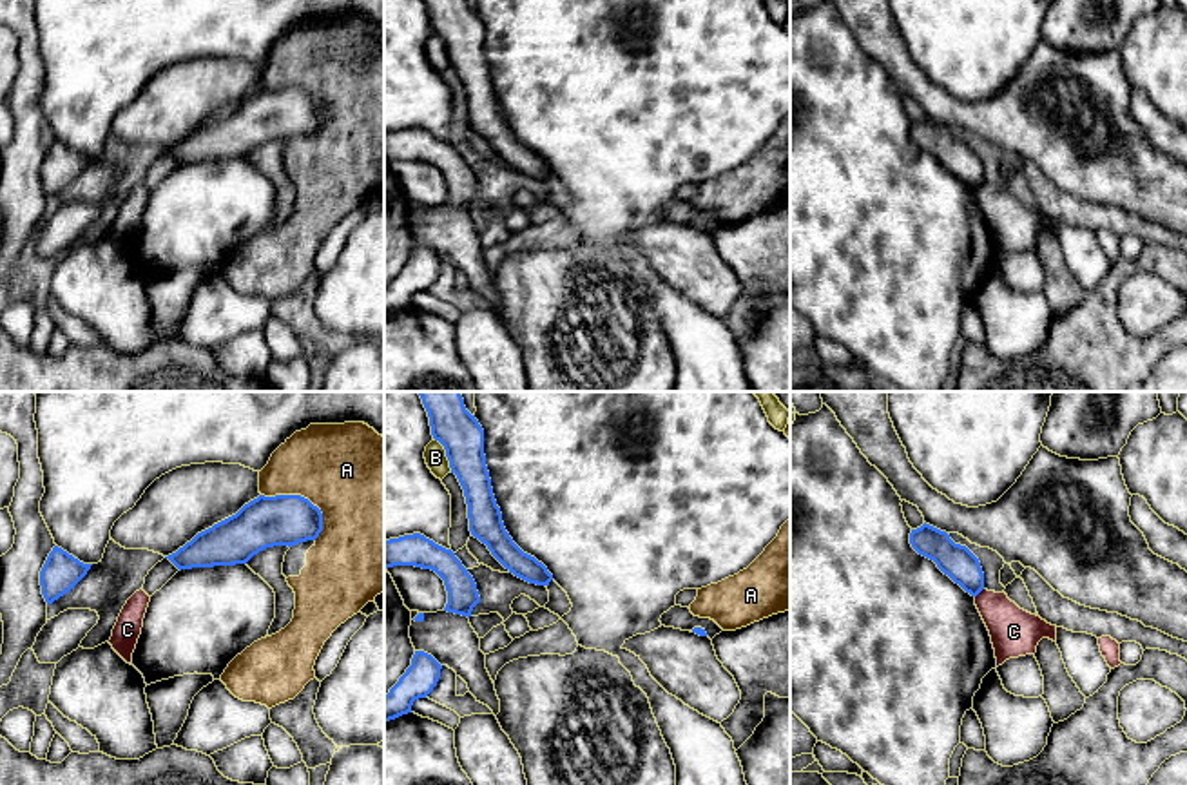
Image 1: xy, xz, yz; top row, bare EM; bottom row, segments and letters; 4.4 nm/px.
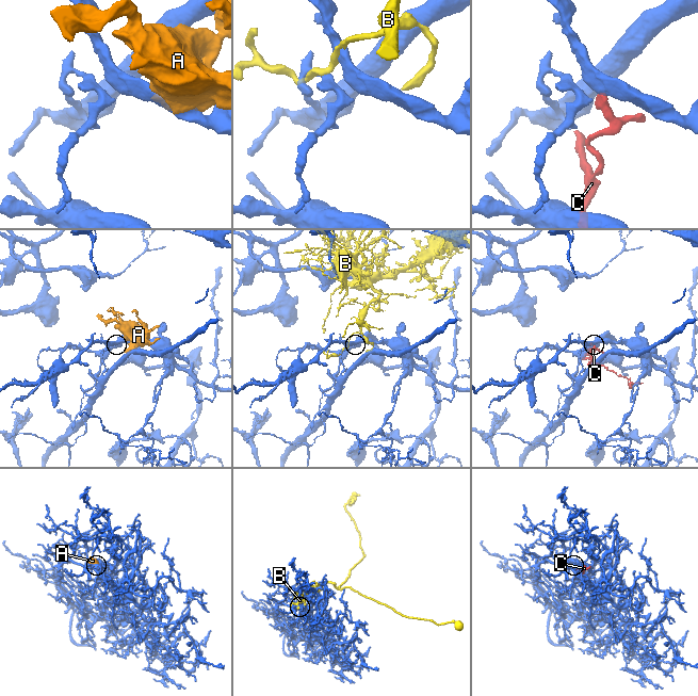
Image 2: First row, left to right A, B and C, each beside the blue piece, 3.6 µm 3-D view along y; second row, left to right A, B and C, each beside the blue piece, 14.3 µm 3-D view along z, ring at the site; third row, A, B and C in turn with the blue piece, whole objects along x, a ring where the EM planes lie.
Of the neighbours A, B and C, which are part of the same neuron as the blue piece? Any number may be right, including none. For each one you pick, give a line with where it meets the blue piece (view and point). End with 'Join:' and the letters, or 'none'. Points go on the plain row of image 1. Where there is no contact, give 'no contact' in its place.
Join: none

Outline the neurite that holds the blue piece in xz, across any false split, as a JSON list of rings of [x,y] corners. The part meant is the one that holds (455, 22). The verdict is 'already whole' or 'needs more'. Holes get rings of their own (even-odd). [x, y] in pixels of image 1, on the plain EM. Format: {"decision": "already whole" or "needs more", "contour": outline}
{"decision": "already whole", "contour": [[[424,0],[431,29],[439,34],[457,69],[466,98],[469,125],[515,170],[549,179],[553,169],[535,150],[524,147],[504,121],[484,49],[484,24],[466,0]]]}

